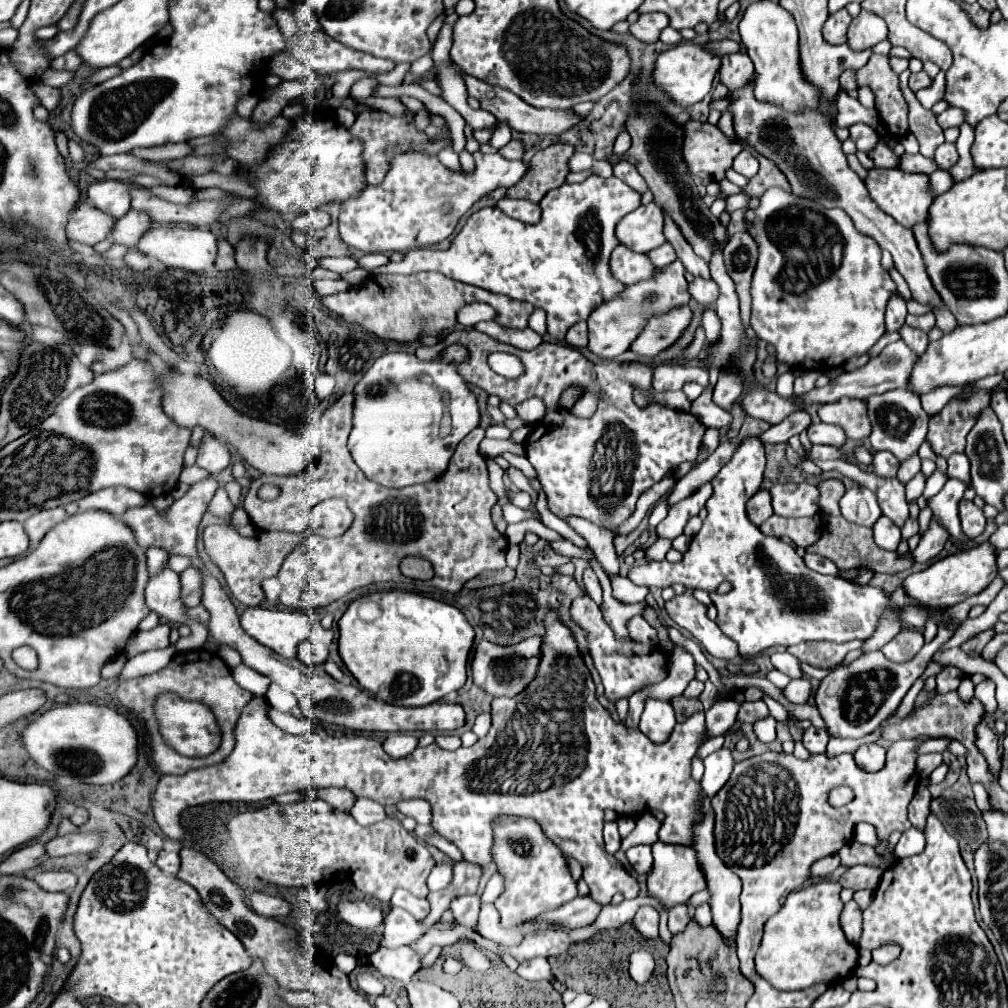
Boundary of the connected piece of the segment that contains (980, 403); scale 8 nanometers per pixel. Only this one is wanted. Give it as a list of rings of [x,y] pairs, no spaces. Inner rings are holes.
[[[980,390],[966,400],[952,398],[944,410],[930,418],[928,440],[932,450],[940,456],[948,456],[952,452],[964,452],[964,440],[968,430],[972,428],[976,414],[990,404],[990,394]]]

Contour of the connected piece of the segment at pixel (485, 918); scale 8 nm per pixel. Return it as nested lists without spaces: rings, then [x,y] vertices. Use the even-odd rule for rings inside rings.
[[[484,904],[480,910],[478,924],[474,928],[480,936],[491,939],[497,943],[513,946],[519,944],[522,933],[517,929],[505,929],[500,923],[500,914],[494,904]]]

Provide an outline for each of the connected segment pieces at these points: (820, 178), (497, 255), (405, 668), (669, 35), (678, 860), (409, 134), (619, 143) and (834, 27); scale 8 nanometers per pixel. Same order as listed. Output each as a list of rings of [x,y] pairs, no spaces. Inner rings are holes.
[[[750,84],[748,88],[740,88],[740,92],[730,92],[728,96],[734,98],[730,110],[734,112],[734,130],[738,138],[776,162],[776,166],[786,174],[796,196],[818,200],[820,204],[824,204],[824,208],[842,208],[850,216],[858,232],[870,236],[882,250],[888,250],[892,254],[894,266],[910,286],[912,300],[928,304],[932,310],[944,308],[944,302],[930,282],[920,250],[916,248],[912,230],[896,224],[892,216],[888,216],[874,204],[864,182],[852,172],[852,168],[848,168],[846,154],[842,152],[842,142],[836,138],[824,114],[804,112],[804,116],[788,116],[788,112],[780,112],[780,108],[772,108],[772,104],[756,102]]]
[[[590,176],[580,184],[564,184],[558,190],[552,190],[540,202],[542,220],[538,224],[522,224],[498,208],[482,208],[474,212],[464,228],[456,234],[448,250],[410,250],[402,262],[388,262],[380,268],[370,270],[370,276],[380,274],[414,274],[422,270],[442,272],[448,278],[458,278],[466,284],[476,284],[492,294],[504,294],[516,300],[524,300],[542,308],[548,316],[548,334],[558,342],[564,342],[564,336],[570,326],[580,320],[588,320],[590,312],[606,300],[614,300],[622,294],[626,284],[616,280],[610,272],[610,254],[620,244],[616,238],[616,224],[640,206],[640,194],[624,184],[620,178],[600,178]]]
[[[400,590],[368,594],[354,600],[346,608],[338,622],[338,628],[338,652],[342,662],[364,690],[388,704],[404,708],[426,706],[436,700],[442,700],[450,692],[460,690],[466,682],[466,662],[474,642],[474,628],[468,624],[464,614],[450,604],[426,598],[422,594]],[[368,602],[376,602],[380,606],[380,616],[372,622],[368,622]]]
[[[666,27],[660,34],[659,40],[668,46],[674,46],[683,42],[683,38],[679,31],[674,30],[672,27]]]
[[[658,840],[656,844],[652,844],[652,856],[653,865],[648,874],[648,892],[650,896],[658,898],[664,904],[664,908],[670,910],[676,904],[684,904],[694,892],[700,892],[708,886],[696,854],[688,854],[688,846],[664,844]]]
[[[362,108],[358,112],[358,118],[356,118],[354,126],[350,128],[350,132],[354,136],[360,136],[360,140],[364,140],[364,158],[368,160],[366,176],[368,176],[370,184],[376,186],[376,184],[380,184],[384,180],[384,176],[386,176],[386,172],[390,168],[392,156],[396,156],[396,154],[420,152],[420,154],[426,154],[426,156],[438,156],[438,152],[450,144],[448,138],[438,138],[438,140],[430,142],[424,132],[414,128],[414,124],[412,124],[414,116],[416,116],[416,112],[412,112],[412,110],[408,110],[402,116],[394,116],[394,114],[388,114],[384,110],[372,110],[372,108]],[[392,144],[396,146],[396,150],[394,152],[386,152],[388,146],[392,146]]]
[[[622,130],[622,132],[617,136],[613,151],[616,152],[616,154],[624,154],[624,152],[630,148],[631,143],[630,134],[628,134],[626,130]]]
[[[842,8],[834,14],[828,16],[828,20],[824,22],[824,28],[822,28],[822,36],[828,44],[844,44],[846,42],[846,30],[852,22],[852,16]]]

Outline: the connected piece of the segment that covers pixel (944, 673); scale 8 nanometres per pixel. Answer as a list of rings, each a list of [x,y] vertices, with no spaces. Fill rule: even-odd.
[[[944,666],[936,676],[936,692],[944,694],[944,692],[956,690],[960,684],[960,676],[962,672],[956,666]]]

